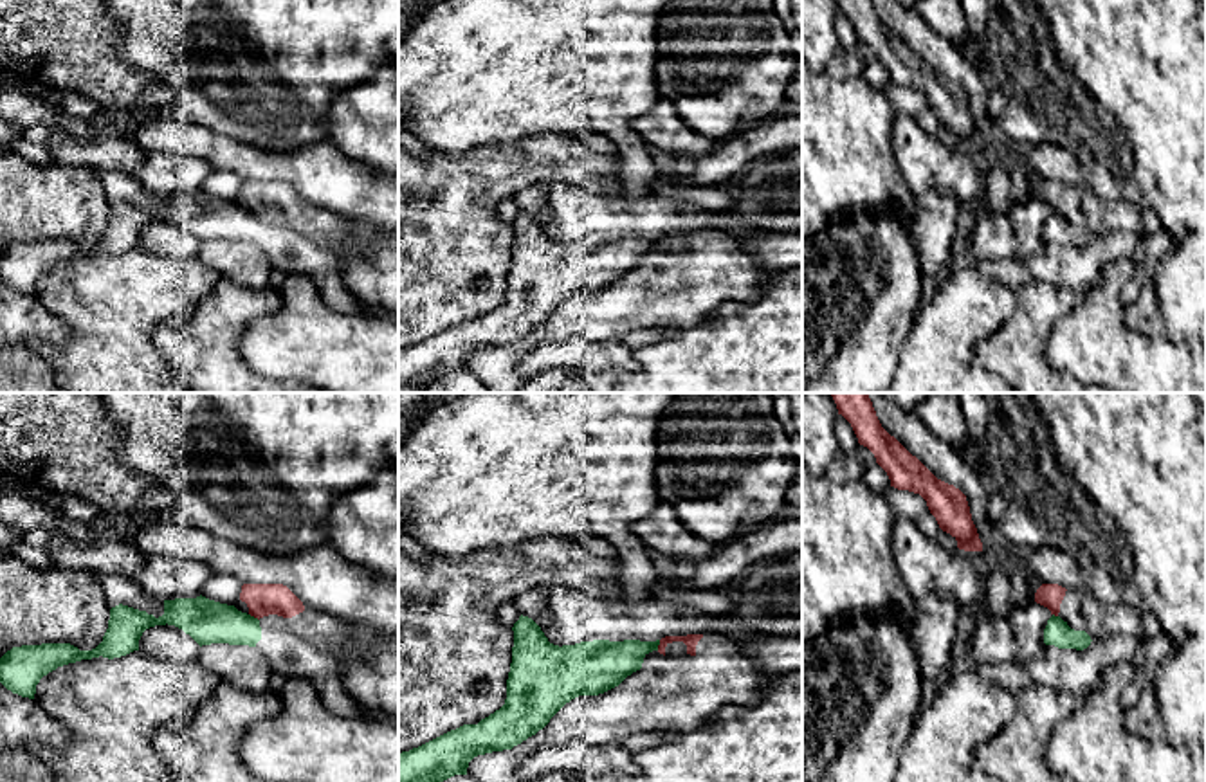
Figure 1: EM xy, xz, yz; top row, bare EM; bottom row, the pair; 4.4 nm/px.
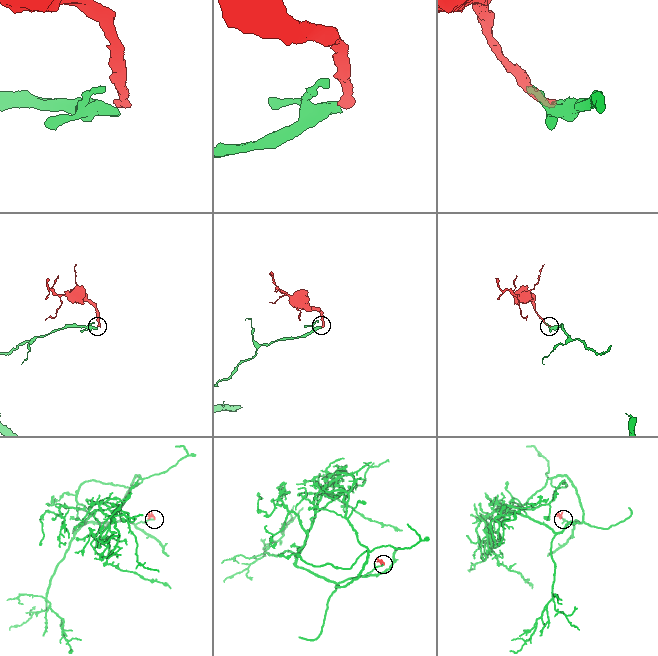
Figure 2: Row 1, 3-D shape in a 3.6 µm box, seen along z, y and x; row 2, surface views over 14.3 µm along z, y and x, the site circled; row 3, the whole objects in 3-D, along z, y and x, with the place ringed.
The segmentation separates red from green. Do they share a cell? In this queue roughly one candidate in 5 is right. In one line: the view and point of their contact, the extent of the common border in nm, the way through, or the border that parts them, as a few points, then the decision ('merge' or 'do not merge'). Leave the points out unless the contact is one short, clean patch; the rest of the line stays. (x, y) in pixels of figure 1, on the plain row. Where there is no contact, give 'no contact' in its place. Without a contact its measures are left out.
xy (255, 213) | 60 nm | along xy (249, 209), (258, 217) | do not merge

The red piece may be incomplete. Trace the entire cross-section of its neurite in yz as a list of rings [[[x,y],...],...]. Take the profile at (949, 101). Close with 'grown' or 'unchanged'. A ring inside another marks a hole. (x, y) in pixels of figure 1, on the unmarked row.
[[[836,0],[836,5],[851,20],[858,40],[867,43],[887,68],[891,83],[919,90],[939,124],[957,137],[959,146],[982,148],[966,92],[954,81],[937,76],[891,32],[882,23],[873,0]]] | unchanged

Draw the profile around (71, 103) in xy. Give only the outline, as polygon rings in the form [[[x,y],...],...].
[[[59,90],[56,101],[61,112],[78,119],[94,119],[101,112],[97,105],[74,92]]]

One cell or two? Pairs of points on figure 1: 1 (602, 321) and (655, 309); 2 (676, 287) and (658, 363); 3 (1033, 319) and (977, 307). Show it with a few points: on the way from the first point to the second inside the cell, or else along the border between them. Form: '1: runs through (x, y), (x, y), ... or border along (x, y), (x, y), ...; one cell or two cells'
1: runs through (615, 310), (642, 309); one cell
2: border along (714, 310), (689, 327), (675, 328); two cells
3: border along (1017, 290), (1015, 310), (990, 336), (979, 341); two cells

